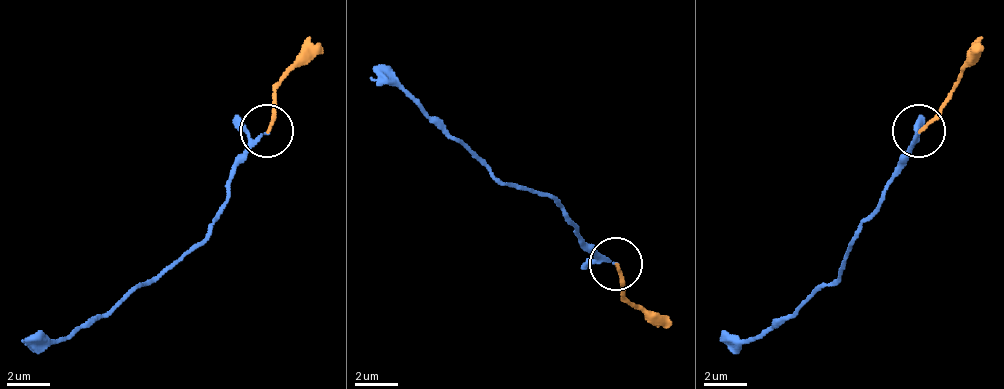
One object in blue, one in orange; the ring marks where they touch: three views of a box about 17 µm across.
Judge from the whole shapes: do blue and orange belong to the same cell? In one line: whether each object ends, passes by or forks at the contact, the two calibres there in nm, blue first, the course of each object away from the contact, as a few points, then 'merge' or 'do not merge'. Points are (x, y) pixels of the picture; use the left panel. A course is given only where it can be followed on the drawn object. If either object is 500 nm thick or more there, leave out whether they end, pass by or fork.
blue passes by; orange ends there; 120 nm thick on the blue side, 130 nm on the other; blue runs (268, 134), (236, 166), (231, 198), (210, 230), (167, 267), (66, 336), (24, 336); orange runs (268, 129), (274, 92), (311, 39); merge

